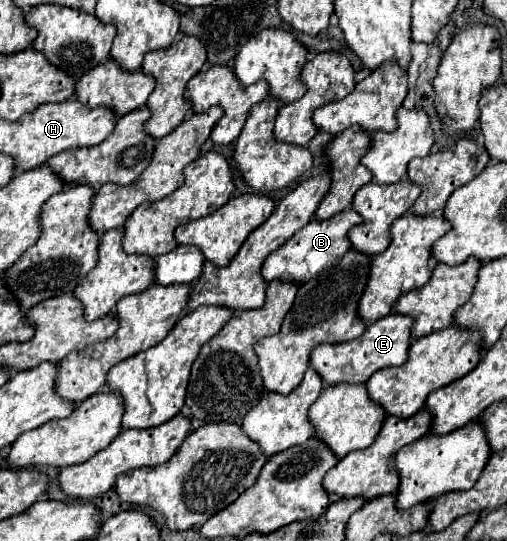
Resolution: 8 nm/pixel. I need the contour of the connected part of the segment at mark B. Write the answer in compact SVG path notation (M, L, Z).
M342 210L338 214L334 214L328 220L312 220L310 224L306 224L302 230L298 230L284 246L280 246L278 250L274 250L262 264L260 274L266 282L272 280L282 280L282 282L306 282L312 280L314 276L318 276L322 270L332 268L334 264L338 264L338 260L350 250L350 242L346 238L348 230L358 224L362 218L354 212L354 210Z

